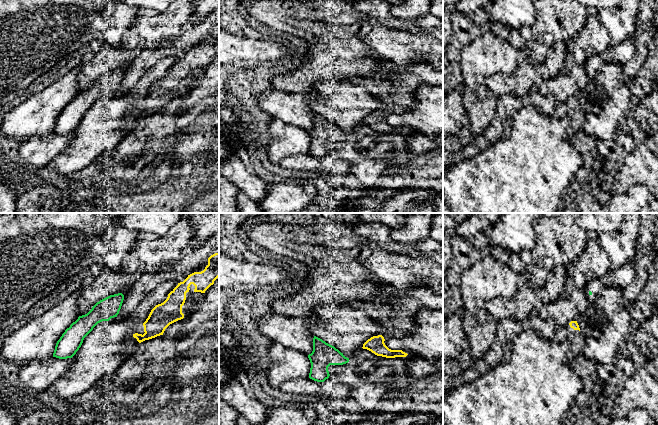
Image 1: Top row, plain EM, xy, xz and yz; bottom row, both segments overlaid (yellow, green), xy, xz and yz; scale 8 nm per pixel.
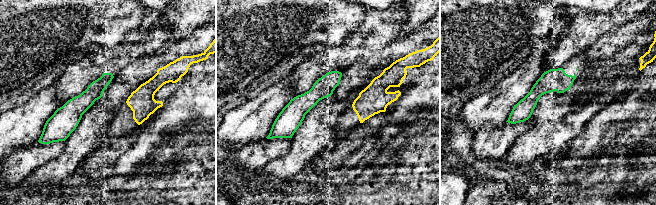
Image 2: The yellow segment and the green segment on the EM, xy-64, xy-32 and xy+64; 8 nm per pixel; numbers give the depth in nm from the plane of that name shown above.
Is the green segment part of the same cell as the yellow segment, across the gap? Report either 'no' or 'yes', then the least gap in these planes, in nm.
no; 140 nm apart

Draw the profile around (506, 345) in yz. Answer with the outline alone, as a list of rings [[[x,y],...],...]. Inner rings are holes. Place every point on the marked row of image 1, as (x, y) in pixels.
[[[504,318],[498,322],[499,327],[496,332],[497,342],[503,349],[504,357],[508,359],[512,353],[512,340],[523,330],[531,327],[530,321],[517,321],[511,318]]]

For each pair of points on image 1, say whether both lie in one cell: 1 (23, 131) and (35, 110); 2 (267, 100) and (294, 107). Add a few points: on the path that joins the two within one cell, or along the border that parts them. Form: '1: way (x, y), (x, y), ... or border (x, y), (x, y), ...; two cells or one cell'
1: way (23, 126), (33, 115); one cell
2: way (274, 102), (287, 107); one cell

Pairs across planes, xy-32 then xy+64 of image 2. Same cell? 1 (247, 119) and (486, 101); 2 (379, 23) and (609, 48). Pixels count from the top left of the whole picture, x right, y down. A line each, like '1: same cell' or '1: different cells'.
1: same cell
2: different cells

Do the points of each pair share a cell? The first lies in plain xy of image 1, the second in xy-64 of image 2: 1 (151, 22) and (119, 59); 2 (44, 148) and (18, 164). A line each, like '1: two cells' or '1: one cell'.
1: one cell
2: one cell

